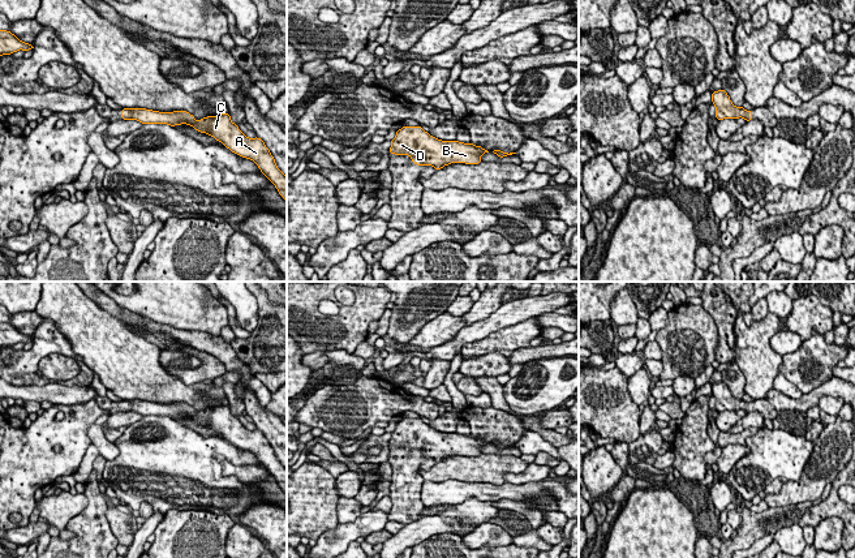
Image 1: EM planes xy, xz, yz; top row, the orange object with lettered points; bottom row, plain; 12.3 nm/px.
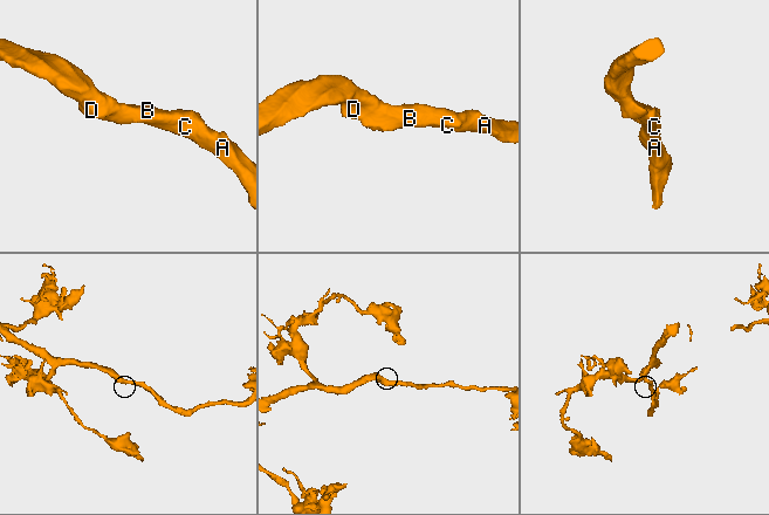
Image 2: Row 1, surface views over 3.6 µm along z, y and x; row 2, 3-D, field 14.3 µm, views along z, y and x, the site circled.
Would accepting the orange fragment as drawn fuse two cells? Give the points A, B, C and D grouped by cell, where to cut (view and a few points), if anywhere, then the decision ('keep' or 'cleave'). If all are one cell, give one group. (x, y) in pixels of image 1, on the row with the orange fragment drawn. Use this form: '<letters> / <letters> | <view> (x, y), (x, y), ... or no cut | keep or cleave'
A B C D | no cut | keep

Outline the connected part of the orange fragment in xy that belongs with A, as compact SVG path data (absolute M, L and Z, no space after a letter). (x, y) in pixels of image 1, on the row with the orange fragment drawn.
M124 108L123 120L137 120L142 124L167 124L171 126L186 124L201 133L206 133L222 142L232 153L253 160L262 175L265 175L278 189L279 194L287 201L287 176L278 168L274 156L265 142L255 137L248 138L239 126L231 121L229 113L207 116L196 120L186 111L159 112L146 108Z

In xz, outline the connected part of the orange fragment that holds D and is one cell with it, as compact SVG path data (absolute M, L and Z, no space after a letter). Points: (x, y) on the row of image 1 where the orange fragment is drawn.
M407 125L396 132L390 147L390 154L409 155L413 164L433 166L435 169L451 163L478 164L486 153L489 151L472 142L442 141L421 126Z

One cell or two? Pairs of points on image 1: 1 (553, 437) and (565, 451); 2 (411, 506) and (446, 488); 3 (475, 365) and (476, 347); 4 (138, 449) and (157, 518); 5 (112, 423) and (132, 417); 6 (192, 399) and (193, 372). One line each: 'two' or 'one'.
1: two
2: two
3: two
4: two
5: one
6: two

